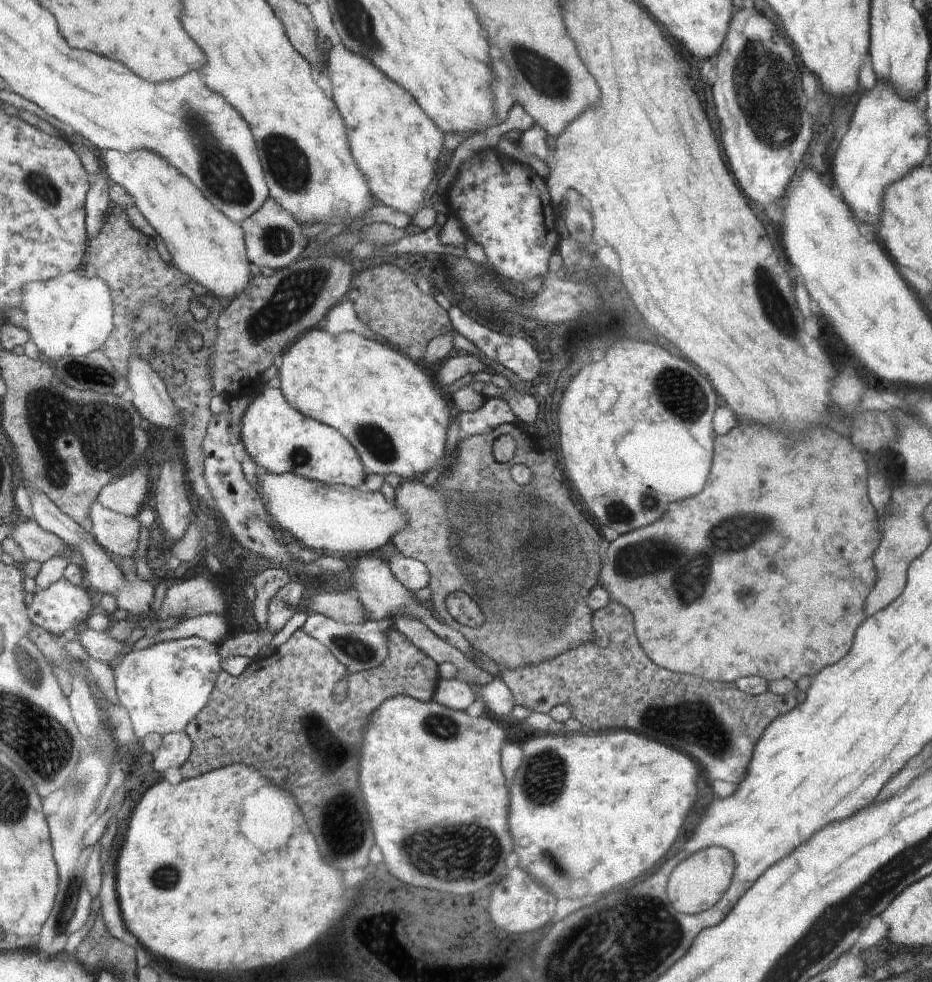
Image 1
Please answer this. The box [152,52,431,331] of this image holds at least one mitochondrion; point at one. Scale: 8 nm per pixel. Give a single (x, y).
(223, 176)

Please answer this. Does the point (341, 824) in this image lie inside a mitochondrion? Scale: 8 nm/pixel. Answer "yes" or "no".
yes

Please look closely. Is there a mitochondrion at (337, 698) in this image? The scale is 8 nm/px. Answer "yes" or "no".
no

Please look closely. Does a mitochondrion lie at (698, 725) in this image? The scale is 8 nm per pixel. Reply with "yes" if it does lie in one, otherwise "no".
yes

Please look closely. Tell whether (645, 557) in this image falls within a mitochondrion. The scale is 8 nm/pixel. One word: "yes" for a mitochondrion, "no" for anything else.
yes

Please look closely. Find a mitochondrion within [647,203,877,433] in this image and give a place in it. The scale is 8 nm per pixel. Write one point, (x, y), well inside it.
(680, 392)

